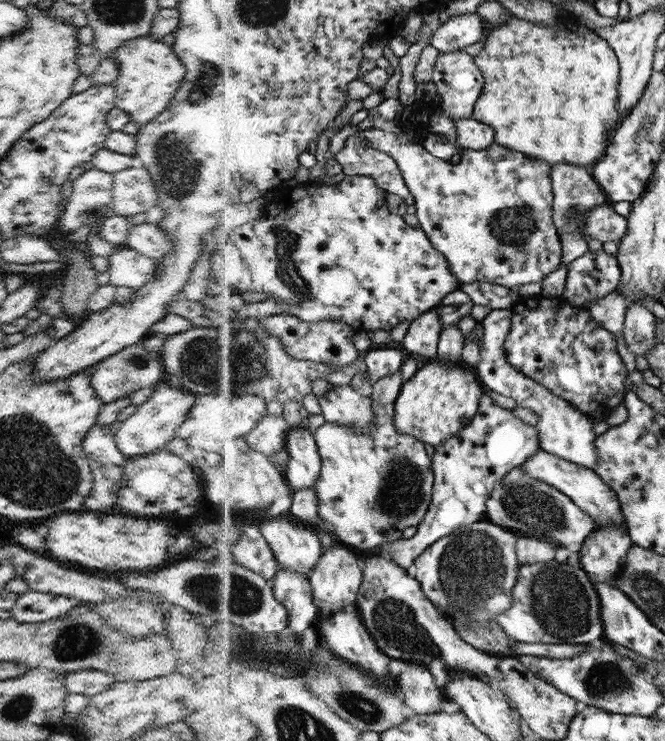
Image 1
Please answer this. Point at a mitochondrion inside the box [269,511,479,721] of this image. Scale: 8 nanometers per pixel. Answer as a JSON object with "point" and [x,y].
{"point":[385,606]}

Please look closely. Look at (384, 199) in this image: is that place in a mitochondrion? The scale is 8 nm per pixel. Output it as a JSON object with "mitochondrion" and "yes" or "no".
{"mitochondrion":"no"}

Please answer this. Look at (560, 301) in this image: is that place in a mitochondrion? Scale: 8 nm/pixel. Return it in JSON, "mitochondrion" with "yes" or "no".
{"mitochondrion":"no"}

